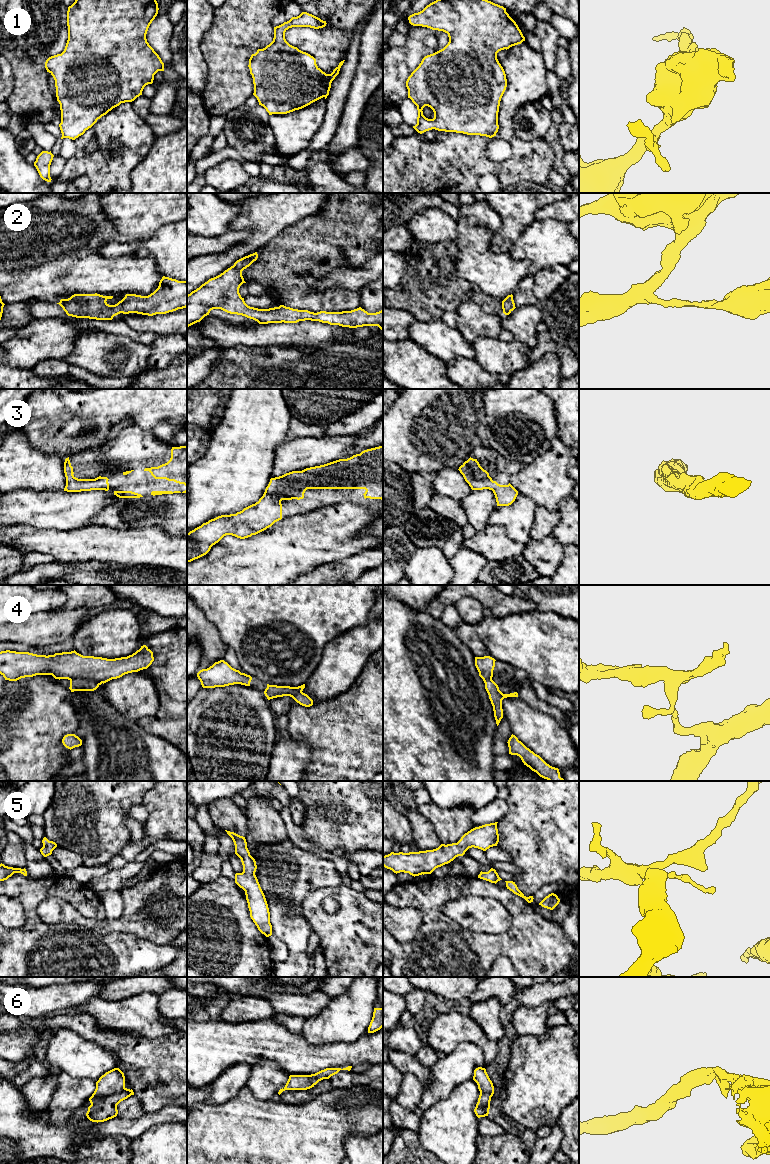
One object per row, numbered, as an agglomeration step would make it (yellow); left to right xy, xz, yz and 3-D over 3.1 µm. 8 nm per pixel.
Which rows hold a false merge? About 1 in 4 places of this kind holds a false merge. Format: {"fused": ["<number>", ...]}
{"fused": ["4"]}

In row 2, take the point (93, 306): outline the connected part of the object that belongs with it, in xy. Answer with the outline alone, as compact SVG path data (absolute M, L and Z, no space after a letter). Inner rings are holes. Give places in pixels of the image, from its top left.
M163 276L158 288L148 296L126 294L117 304L109 305L106 301L112 298L97 293L74 294L57 304L68 316L96 320L112 320L120 313L166 314L187 307L187 281Z

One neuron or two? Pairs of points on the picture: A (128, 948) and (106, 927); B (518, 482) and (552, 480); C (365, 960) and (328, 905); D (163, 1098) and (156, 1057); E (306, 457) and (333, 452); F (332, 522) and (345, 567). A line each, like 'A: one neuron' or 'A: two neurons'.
A: two neurons
B: one neuron
C: two neurons
D: one neuron
E: one neuron
F: two neurons

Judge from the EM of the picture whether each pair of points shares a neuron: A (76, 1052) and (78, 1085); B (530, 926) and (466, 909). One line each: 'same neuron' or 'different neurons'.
A: different neurons
B: different neurons

